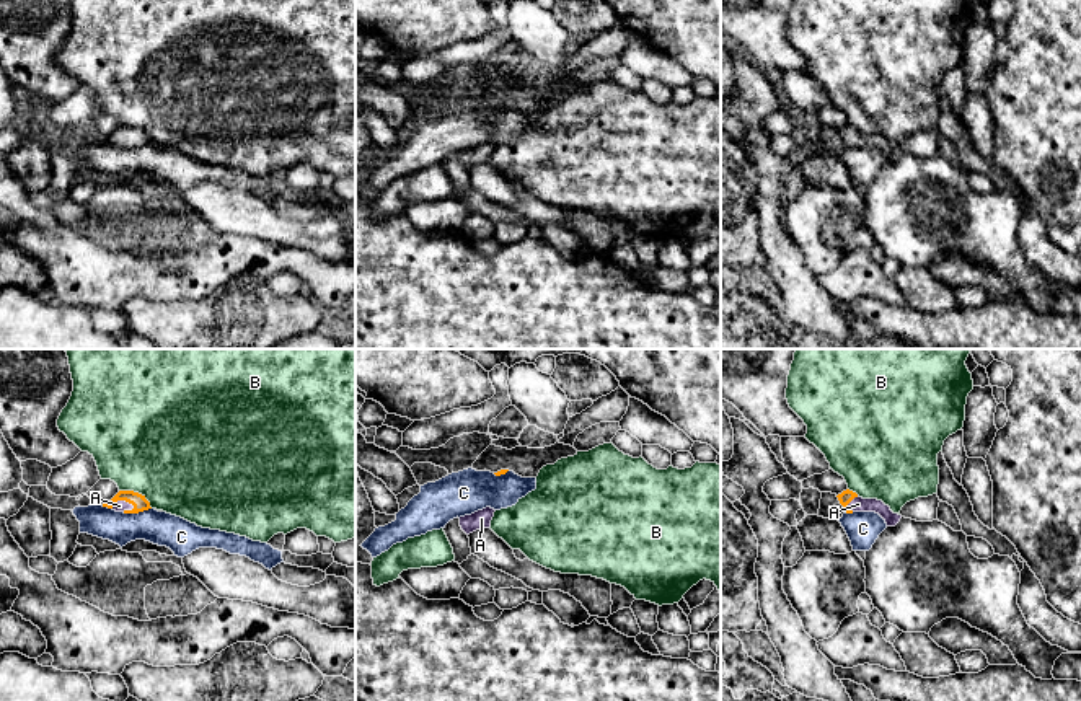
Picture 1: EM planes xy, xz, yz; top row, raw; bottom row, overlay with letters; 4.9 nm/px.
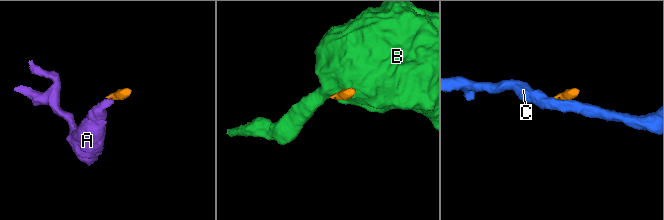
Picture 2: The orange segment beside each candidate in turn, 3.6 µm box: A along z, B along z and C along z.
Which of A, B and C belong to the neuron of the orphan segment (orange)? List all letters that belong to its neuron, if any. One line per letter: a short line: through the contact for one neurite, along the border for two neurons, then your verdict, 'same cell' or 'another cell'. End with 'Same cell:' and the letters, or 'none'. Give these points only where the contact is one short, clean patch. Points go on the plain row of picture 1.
A: xy (139, 136), (123, 134), (119, 141) | same cell
B: another cell
C: xy (150, 142), (141, 147), (123, 147) | another cell
Same cell: A

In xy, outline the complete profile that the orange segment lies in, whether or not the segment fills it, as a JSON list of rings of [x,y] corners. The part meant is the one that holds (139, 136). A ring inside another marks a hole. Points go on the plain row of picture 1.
[[[119,126],[111,135],[103,139],[103,142],[124,148],[139,148],[152,143],[145,130],[134,126]]]

